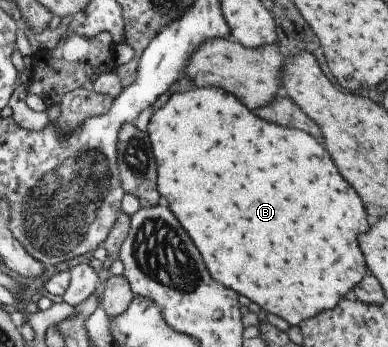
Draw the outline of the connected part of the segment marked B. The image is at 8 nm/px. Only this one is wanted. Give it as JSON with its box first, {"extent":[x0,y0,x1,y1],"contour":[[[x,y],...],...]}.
{"extent":[145,87,368,326],"contour":[[[195,87],[193,90],[173,93],[163,106],[152,113],[145,131],[156,162],[157,192],[162,201],[163,198],[167,200],[165,204],[175,214],[175,218],[199,251],[213,280],[235,291],[237,295],[242,294],[249,298],[250,302],[255,302],[259,308],[277,315],[290,326],[298,325],[302,320],[307,320],[318,312],[332,309],[346,292],[363,280],[367,268],[358,248],[357,234],[365,232],[368,225],[365,221],[364,206],[361,206],[362,200],[359,200],[355,190],[339,176],[337,168],[329,160],[323,146],[317,144],[312,136],[302,130],[271,124],[253,116],[245,106],[241,106],[233,98],[231,93],[227,94],[219,87]]]}

